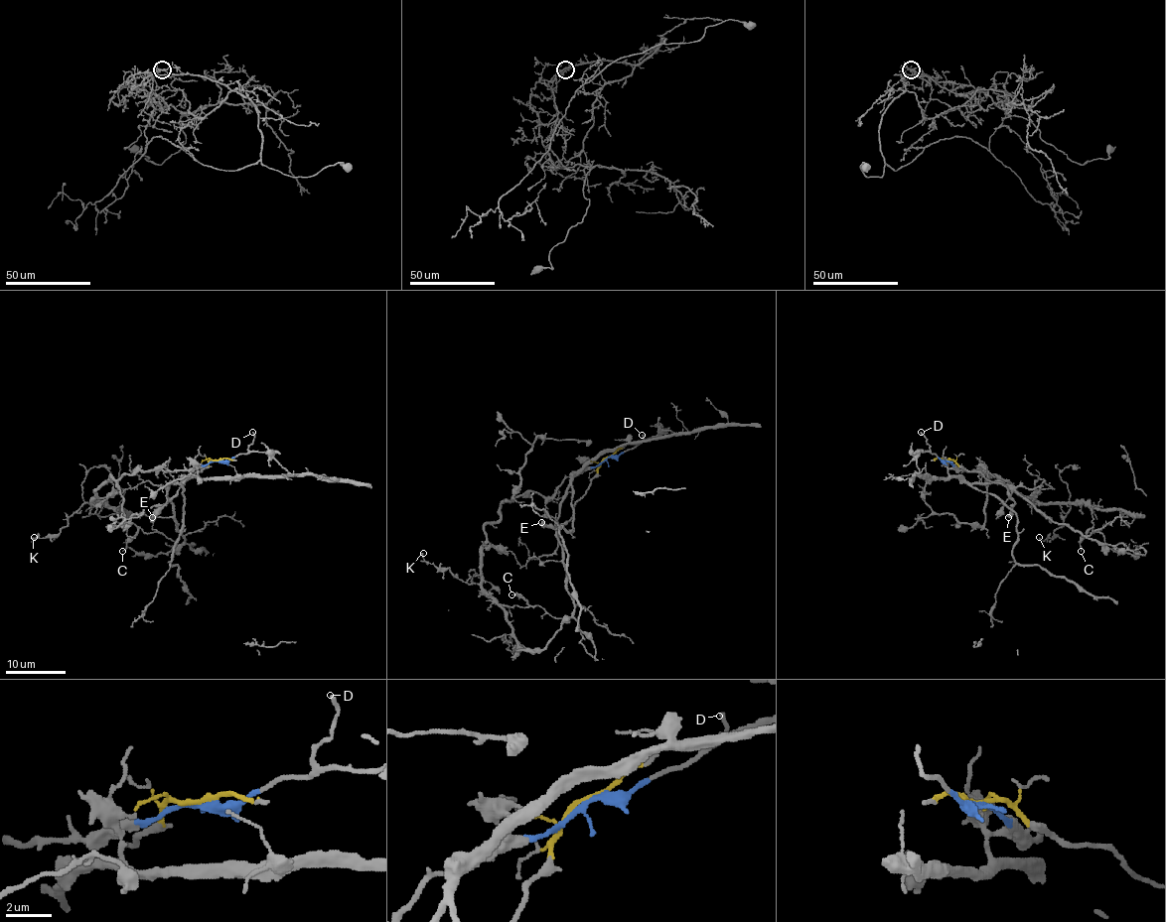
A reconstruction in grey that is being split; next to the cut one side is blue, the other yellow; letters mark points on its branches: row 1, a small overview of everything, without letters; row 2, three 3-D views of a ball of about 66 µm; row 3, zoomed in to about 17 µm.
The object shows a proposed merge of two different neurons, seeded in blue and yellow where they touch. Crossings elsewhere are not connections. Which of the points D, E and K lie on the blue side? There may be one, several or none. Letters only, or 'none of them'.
D, K

